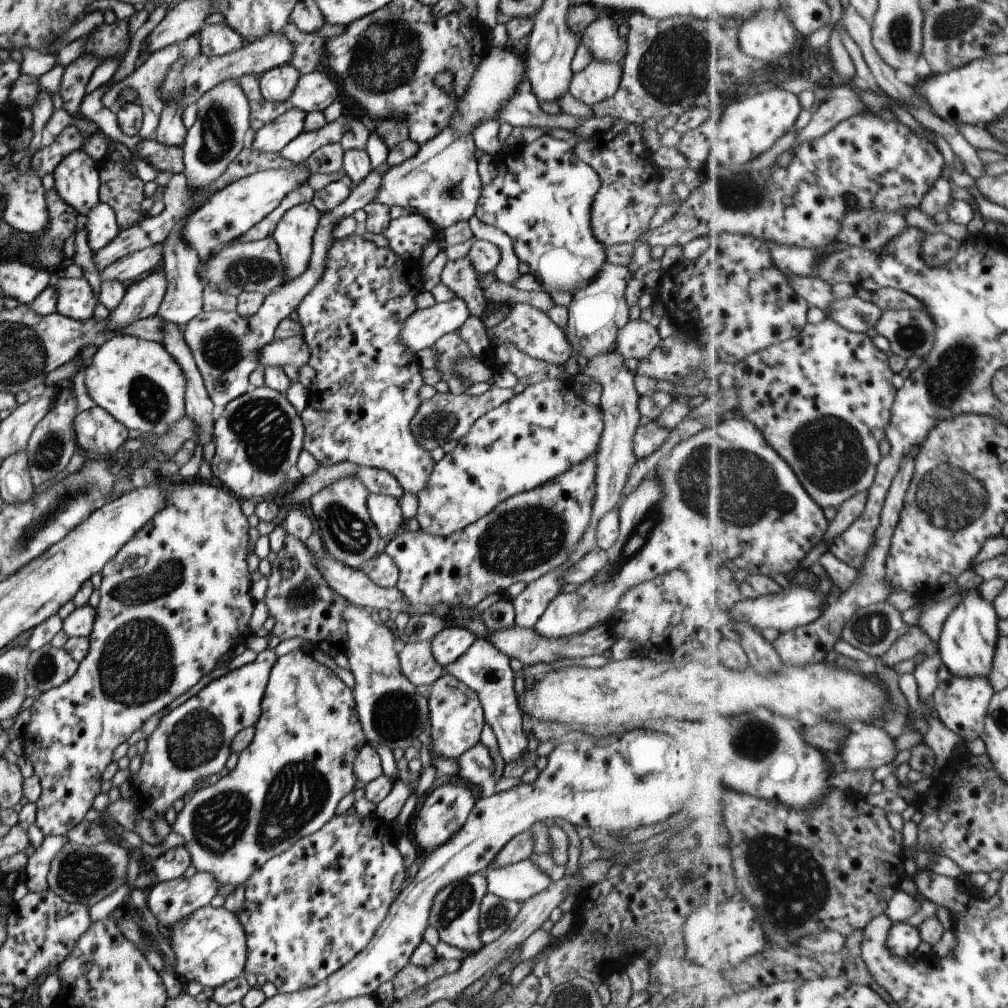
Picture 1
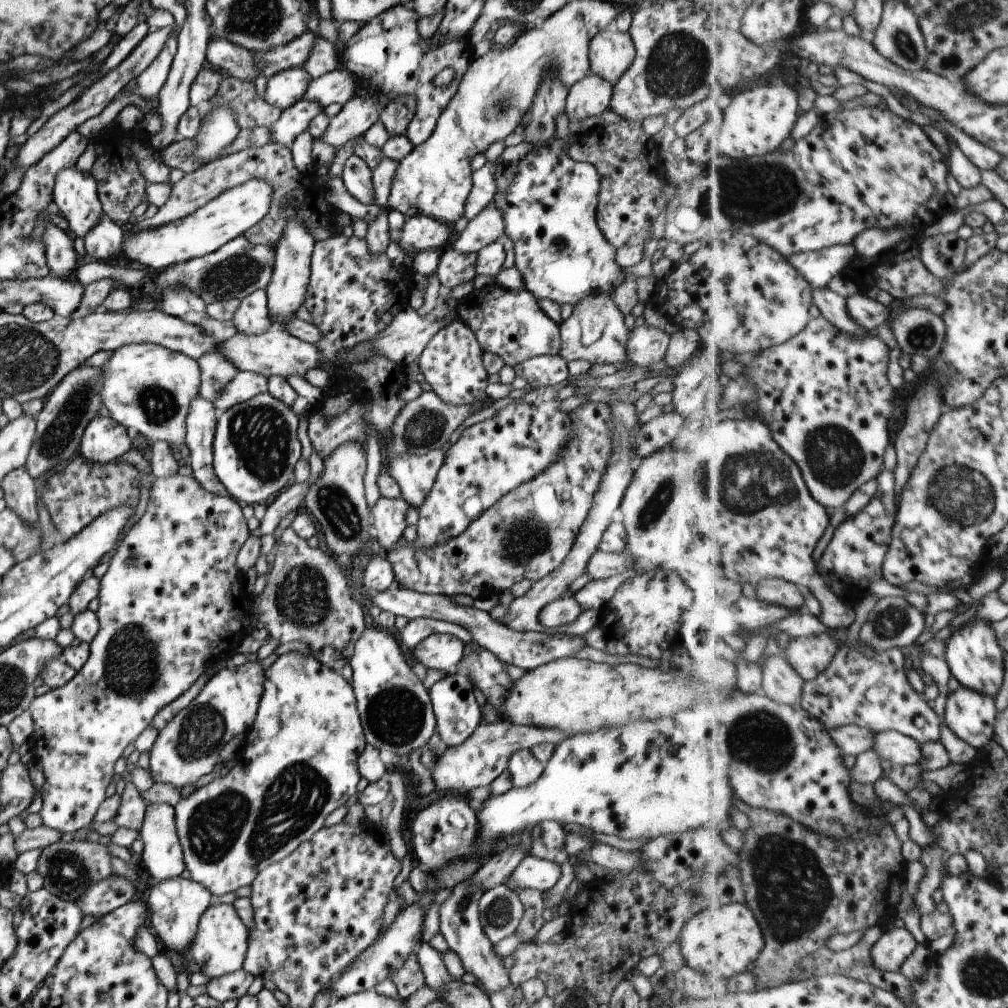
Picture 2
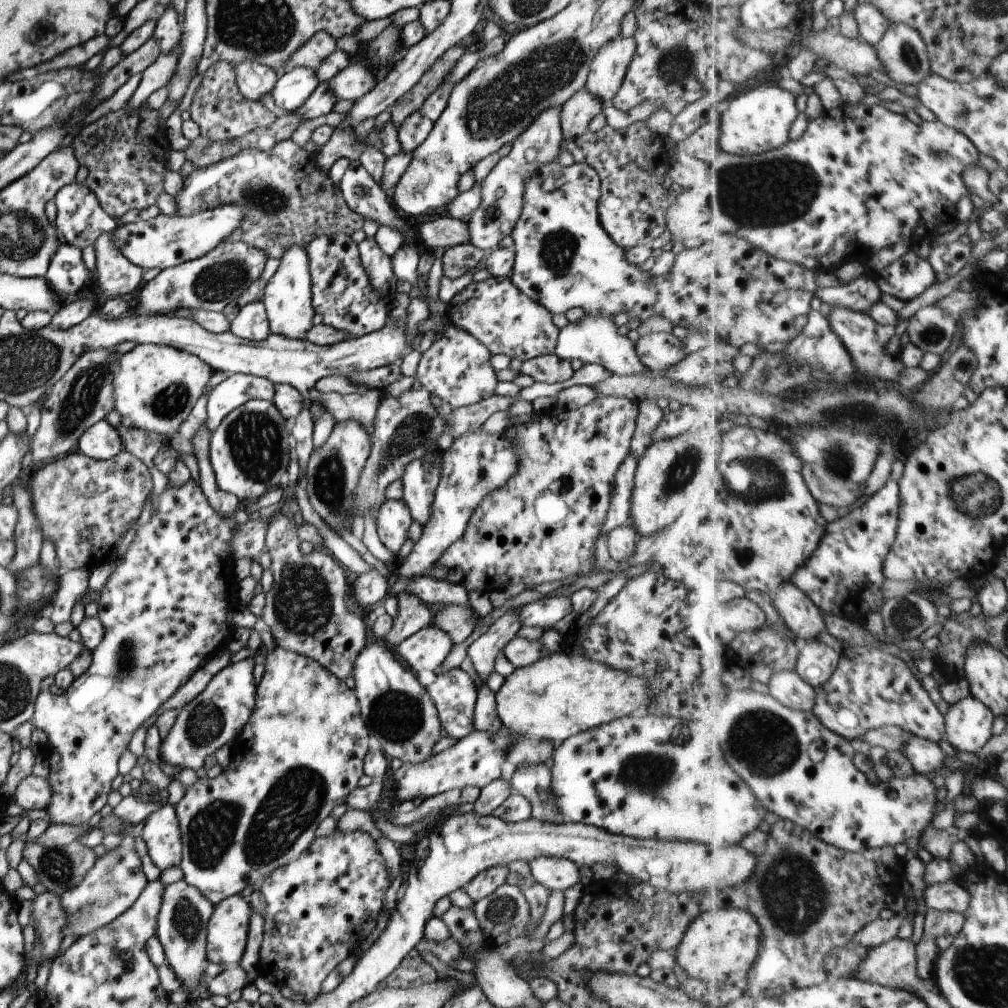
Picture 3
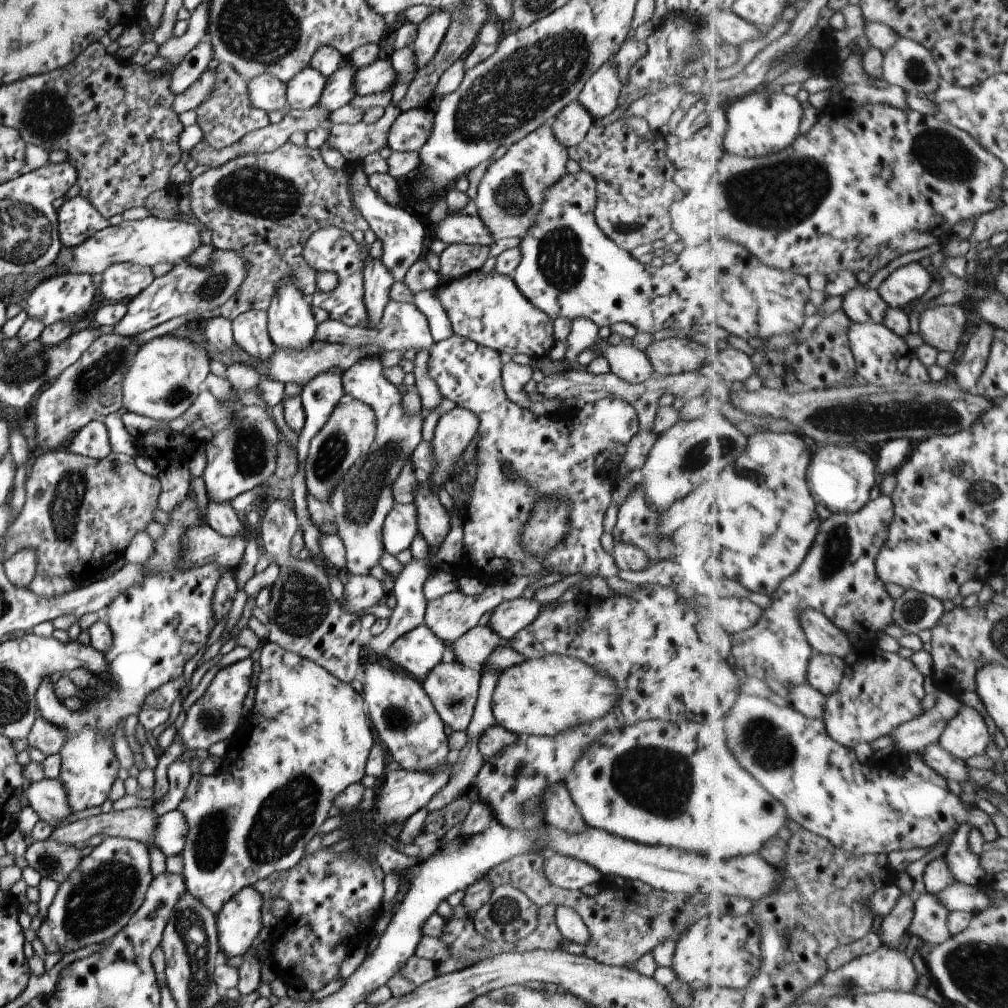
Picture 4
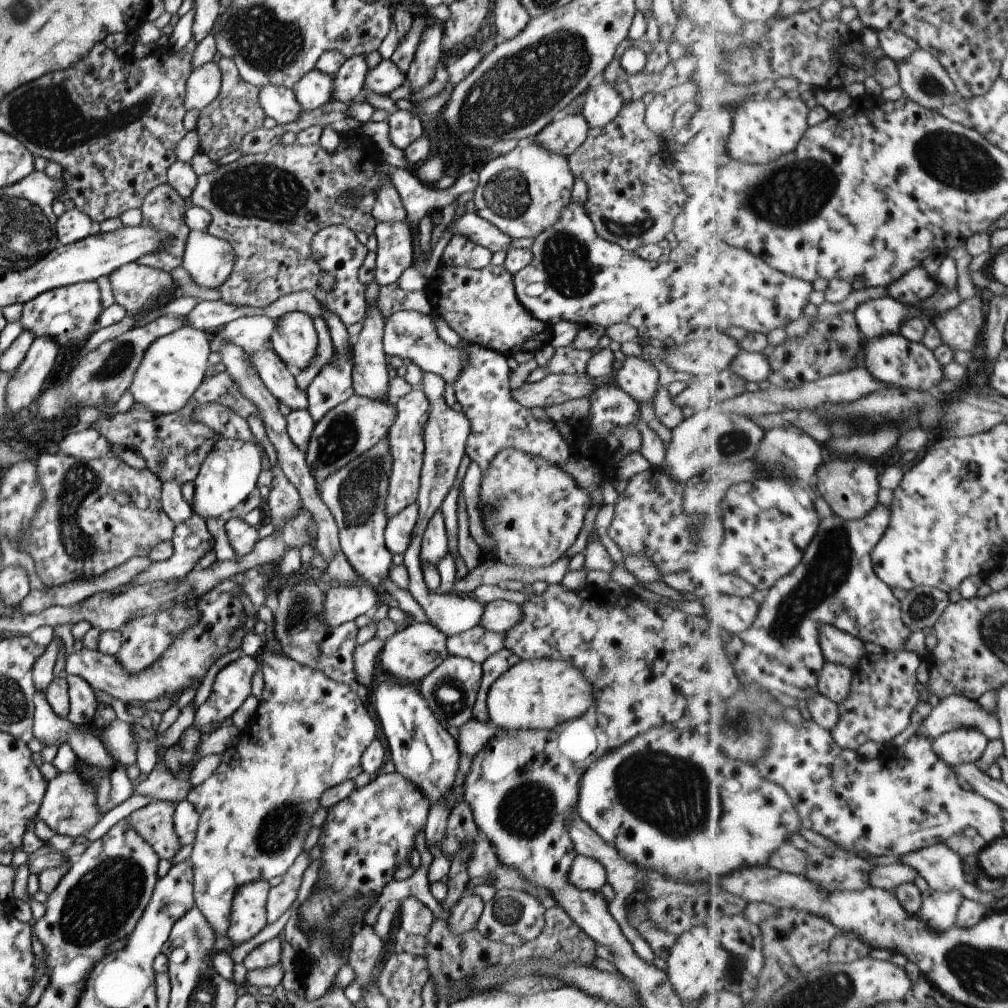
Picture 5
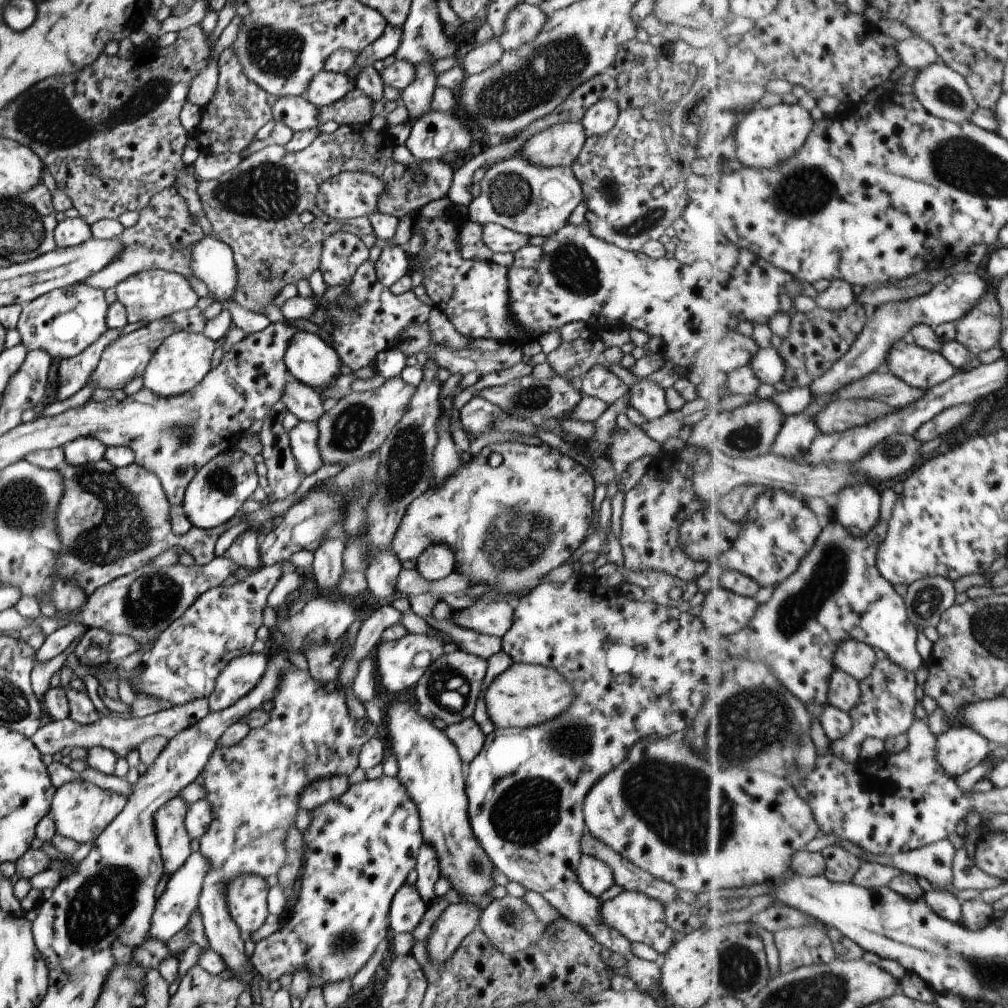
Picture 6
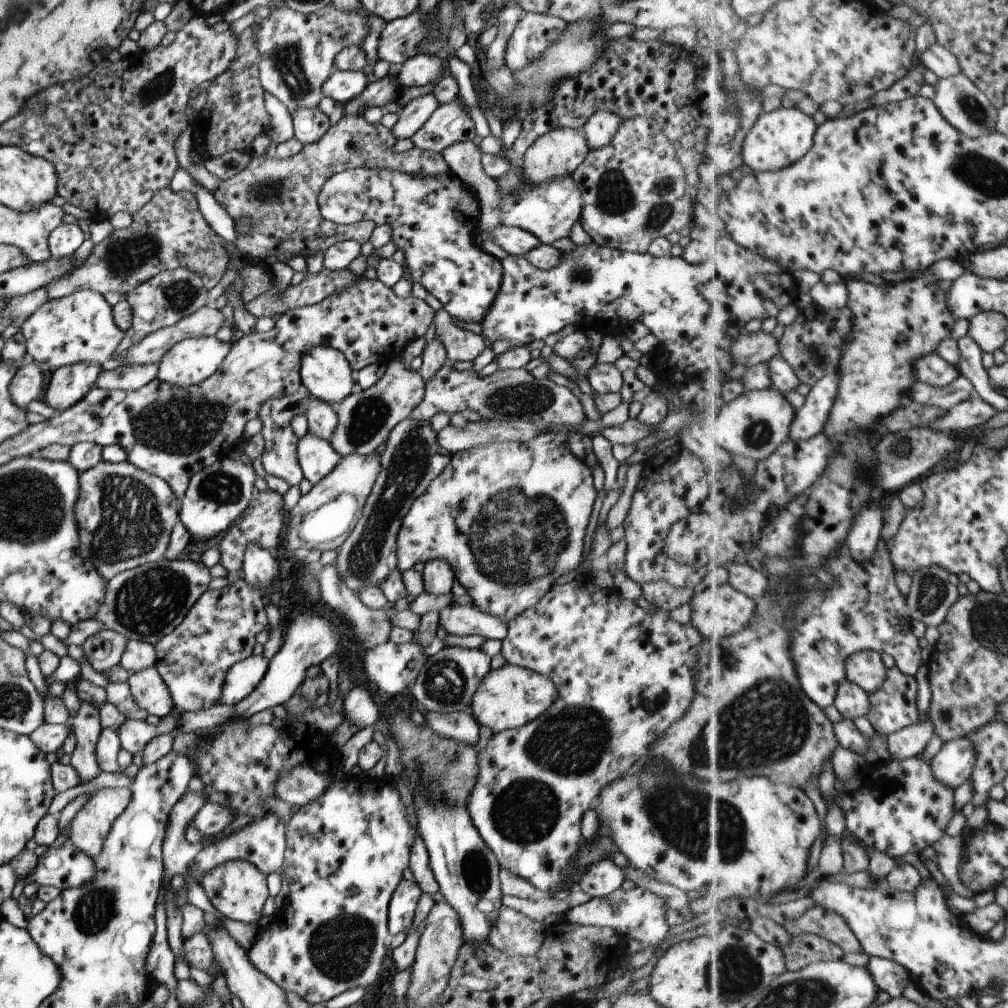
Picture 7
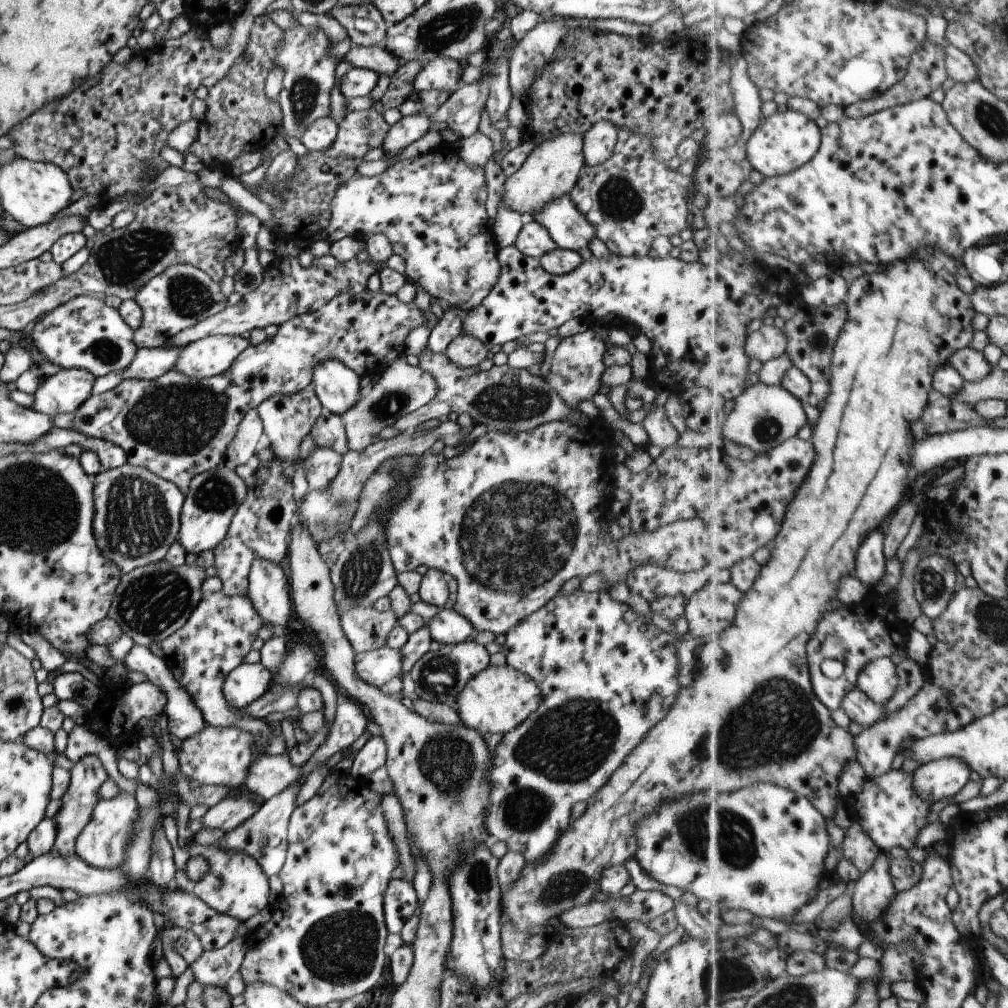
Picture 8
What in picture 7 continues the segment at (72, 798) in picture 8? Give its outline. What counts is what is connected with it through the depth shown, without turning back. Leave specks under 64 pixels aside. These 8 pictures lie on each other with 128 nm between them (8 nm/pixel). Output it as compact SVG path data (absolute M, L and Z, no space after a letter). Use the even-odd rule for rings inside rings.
M80 701L80 710L71 719L71 726L77 742L70 764L78 773L80 783L92 782L102 772L96 758L96 747L103 730L98 709L88 702Z

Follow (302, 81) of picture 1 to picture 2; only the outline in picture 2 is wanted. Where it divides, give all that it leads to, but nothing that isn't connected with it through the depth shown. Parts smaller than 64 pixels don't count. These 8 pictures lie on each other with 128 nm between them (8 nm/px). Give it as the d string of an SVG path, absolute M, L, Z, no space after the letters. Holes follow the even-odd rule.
M336 69L324 74L318 80L310 80L304 99L320 104L323 110L334 102L346 104L354 98L358 84L359 81L352 72Z

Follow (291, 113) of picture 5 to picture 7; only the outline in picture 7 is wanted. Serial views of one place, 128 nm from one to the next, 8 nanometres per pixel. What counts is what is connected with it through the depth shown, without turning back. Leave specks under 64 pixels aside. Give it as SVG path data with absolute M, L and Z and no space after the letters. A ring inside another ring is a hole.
M318 107L298 108L291 114L295 139L300 144L314 144L332 126L328 116Z

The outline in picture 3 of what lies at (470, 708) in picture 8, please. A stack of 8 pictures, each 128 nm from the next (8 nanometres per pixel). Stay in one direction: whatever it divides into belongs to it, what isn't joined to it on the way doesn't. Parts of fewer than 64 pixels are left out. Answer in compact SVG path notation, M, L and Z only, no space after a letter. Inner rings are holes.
M563 648L536 660L534 664L516 668L506 676L504 684L495 694L495 699L498 718L506 728L533 741L548 739L552 743L556 739L565 741L579 732L608 724L612 720L635 715L640 710L645 713L650 702L650 688L648 688L648 681L644 678L638 678L630 672L616 670L596 660L566 652Z

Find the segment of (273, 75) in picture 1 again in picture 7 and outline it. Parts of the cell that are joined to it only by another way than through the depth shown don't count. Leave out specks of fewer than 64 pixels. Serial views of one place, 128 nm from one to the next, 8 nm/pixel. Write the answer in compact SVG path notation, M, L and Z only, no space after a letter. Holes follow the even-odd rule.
M334 68L330 78L322 84L322 94L336 102L350 102L366 90L370 81L363 71L339 71Z

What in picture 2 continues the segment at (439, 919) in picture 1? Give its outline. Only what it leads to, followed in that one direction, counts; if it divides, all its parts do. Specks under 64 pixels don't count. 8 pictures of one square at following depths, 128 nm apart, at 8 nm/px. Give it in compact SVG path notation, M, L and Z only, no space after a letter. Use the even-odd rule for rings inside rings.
M472 877L454 886L452 894L440 904L439 932L446 939L449 950L455 952L462 961L465 972L470 972L478 979L480 986L487 992L496 992L506 988L510 982L509 972L505 969L504 958L494 952L494 943L487 938L482 928L479 914L479 900L483 890Z

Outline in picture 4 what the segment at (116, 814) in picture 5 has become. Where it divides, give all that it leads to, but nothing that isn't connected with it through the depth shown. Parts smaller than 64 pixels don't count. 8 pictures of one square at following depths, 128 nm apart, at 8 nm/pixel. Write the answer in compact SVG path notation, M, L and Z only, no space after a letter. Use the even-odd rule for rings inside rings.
M181 710L179 716L177 717L174 725L176 729L176 735L171 743L171 745L165 750L164 754L161 757L158 757L158 764L154 770L155 774L155 783L153 786L153 799L154 802L157 803L159 800L168 793L169 790L169 780L167 778L167 770L170 764L179 759L185 752L186 748L184 748L184 744L182 744L182 740L180 740L180 736L178 736L178 732L180 732L180 728L182 728L182 724L184 724L184 720L186 720L186 712Z

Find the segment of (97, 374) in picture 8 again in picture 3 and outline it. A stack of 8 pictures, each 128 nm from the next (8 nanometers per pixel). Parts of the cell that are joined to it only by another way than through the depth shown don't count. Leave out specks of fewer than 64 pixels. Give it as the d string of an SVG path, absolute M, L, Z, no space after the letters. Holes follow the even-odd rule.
M60 243L43 277L65 305L70 304L72 297L84 288L88 274L90 271L82 261L81 250Z

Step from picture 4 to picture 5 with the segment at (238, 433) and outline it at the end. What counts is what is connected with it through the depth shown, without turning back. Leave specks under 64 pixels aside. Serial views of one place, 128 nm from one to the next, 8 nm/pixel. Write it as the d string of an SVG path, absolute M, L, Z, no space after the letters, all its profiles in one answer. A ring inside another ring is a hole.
M222 437L214 450L206 456L194 481L194 497L190 506L204 522L209 517L228 517L232 510L245 502L256 490L258 476L266 467L266 456L262 445L255 440L242 442L235 438Z

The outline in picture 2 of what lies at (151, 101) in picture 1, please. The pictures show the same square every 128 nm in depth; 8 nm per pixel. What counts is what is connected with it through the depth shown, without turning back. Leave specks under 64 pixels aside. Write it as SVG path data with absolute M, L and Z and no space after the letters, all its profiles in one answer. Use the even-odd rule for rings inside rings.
M177 27L170 38L160 51L160 54L150 63L140 76L136 77L136 89L134 92L138 93L144 100L156 100L156 96L166 82L167 76L170 72L171 64L177 53L178 46L178 33Z

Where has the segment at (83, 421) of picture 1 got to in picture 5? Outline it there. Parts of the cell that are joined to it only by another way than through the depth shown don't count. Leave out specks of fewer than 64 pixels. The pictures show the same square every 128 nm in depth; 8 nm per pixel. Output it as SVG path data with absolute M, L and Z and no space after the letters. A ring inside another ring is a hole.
M98 430L72 431L59 442L59 450L72 458L94 460L111 452L110 443Z

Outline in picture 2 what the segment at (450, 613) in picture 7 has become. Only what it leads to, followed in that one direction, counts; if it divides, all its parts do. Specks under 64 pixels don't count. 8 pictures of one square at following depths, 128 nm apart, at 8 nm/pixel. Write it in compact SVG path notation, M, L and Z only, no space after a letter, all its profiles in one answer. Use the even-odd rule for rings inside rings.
M573 596L560 597L546 604L538 614L539 623L544 628L560 628L564 624L572 624L582 612L582 606Z

